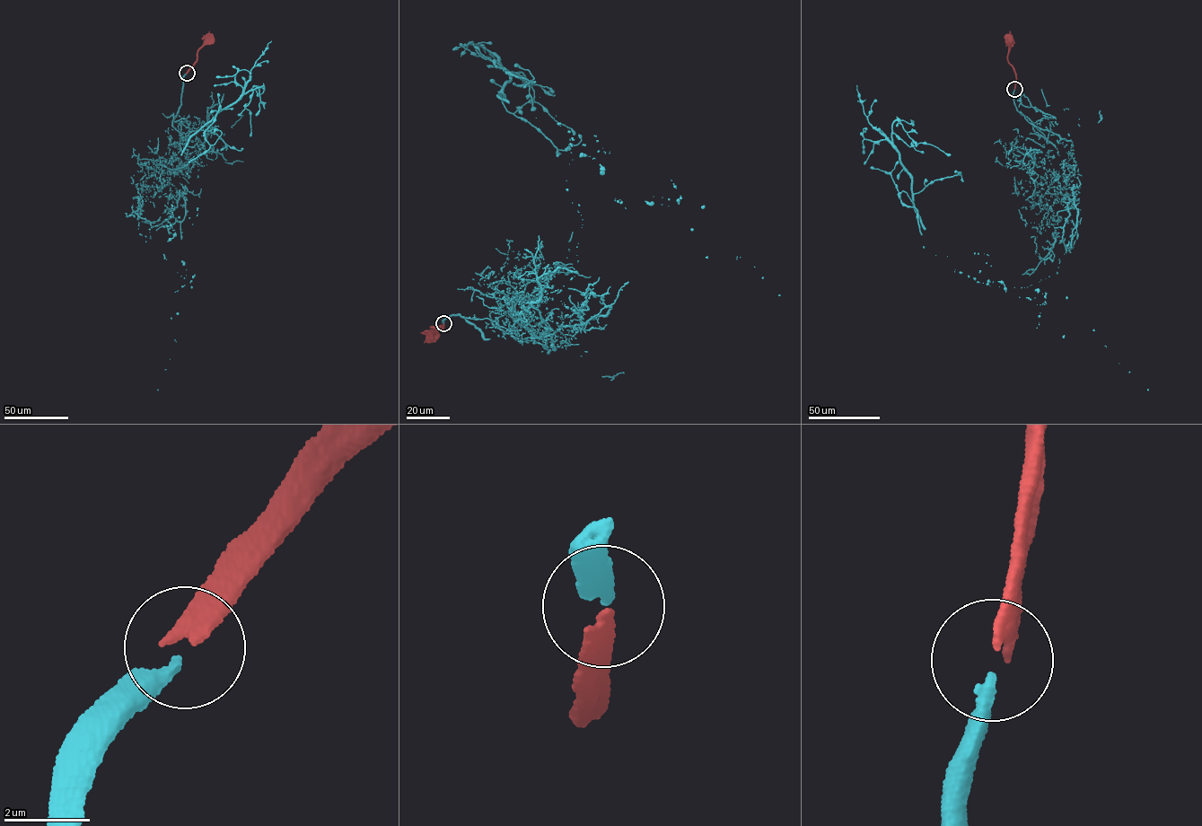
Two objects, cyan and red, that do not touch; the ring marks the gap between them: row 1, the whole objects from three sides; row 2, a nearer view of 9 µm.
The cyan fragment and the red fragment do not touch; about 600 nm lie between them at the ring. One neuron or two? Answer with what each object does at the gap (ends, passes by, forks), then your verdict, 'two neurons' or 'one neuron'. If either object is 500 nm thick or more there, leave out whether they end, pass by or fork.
cyan ends there; red ends there; one neuron

